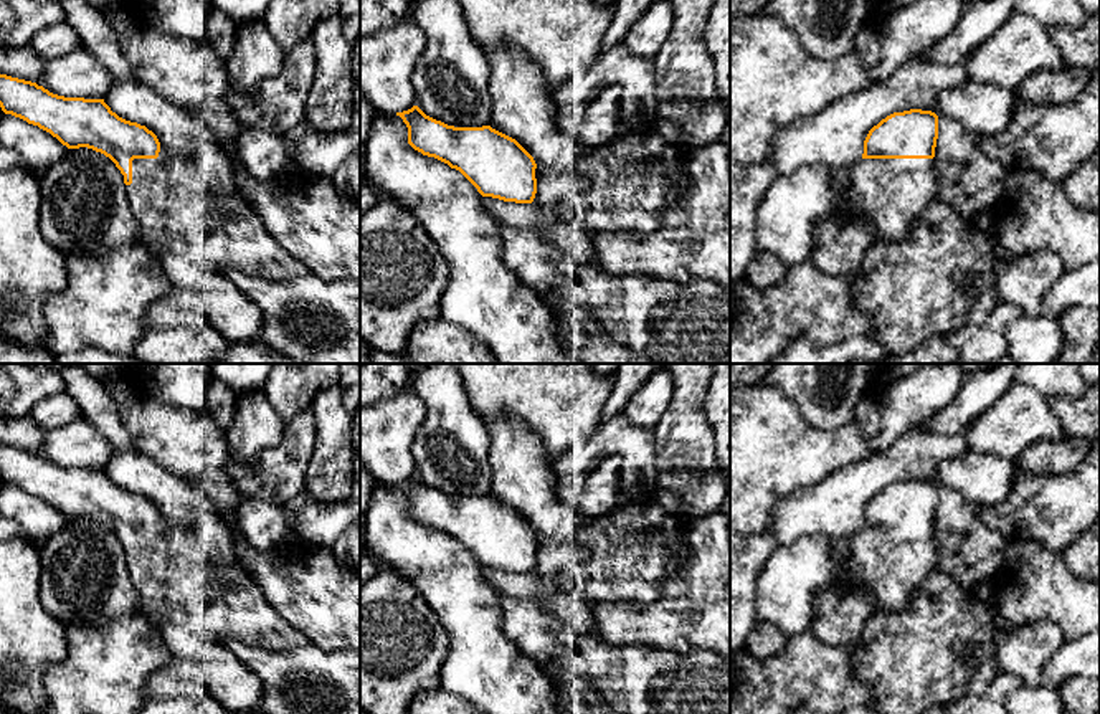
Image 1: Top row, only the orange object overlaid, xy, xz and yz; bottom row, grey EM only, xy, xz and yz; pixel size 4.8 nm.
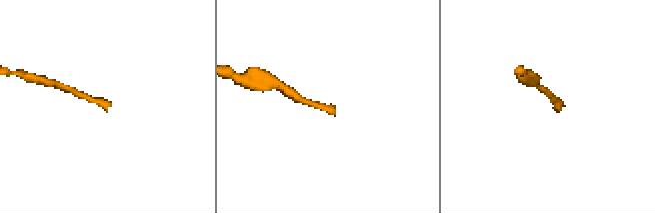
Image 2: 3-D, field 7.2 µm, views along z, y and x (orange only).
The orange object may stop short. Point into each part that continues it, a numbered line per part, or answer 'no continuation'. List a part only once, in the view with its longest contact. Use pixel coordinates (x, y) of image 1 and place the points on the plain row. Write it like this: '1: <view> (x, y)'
1: yz (891, 564)

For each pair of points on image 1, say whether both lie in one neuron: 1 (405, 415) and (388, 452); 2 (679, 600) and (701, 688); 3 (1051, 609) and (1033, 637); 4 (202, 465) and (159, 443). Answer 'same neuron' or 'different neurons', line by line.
1: same neuron
2: different neurons
3: different neurons
4: same neuron

